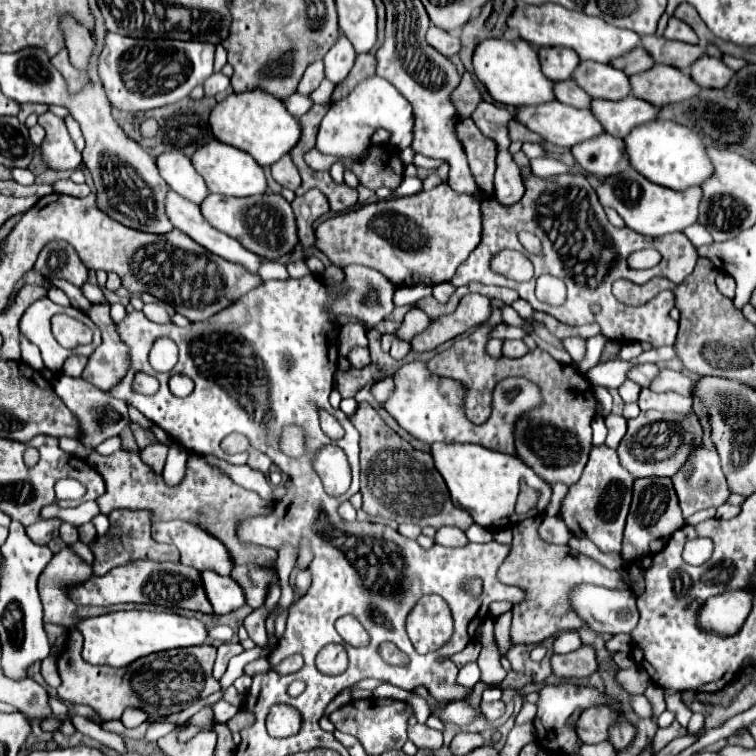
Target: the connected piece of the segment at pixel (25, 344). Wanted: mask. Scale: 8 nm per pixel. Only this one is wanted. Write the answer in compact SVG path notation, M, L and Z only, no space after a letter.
M21 335L21 359L23 359L27 365L31 365L33 369L37 369L37 371L45 369L45 367L43 367L43 359L41 359L41 355L39 355L39 349L35 349L25 335Z

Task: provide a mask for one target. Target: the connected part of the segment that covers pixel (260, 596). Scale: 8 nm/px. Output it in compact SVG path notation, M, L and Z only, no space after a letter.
M241 565L241 567L233 567L231 577L239 583L239 587L243 587L247 605L257 609L263 605L265 595L267 595L267 587L277 577L277 571L273 567L261 569L255 565Z

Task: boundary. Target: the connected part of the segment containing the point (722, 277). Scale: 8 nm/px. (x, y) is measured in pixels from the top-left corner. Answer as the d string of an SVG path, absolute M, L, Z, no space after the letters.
M719 273L719 275L717 275L717 289L719 289L725 297L733 299L733 297L735 297L735 279L731 279L731 275L727 275L727 273Z

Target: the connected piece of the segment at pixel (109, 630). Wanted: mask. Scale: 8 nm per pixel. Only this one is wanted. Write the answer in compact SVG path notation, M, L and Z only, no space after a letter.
M151 604L137 606L129 611L113 611L81 619L77 631L85 637L83 659L91 665L109 665L109 667L127 667L135 659L149 653L167 651L173 647L191 647L201 645L207 637L205 625L193 617L187 617L185 610L170 610Z

